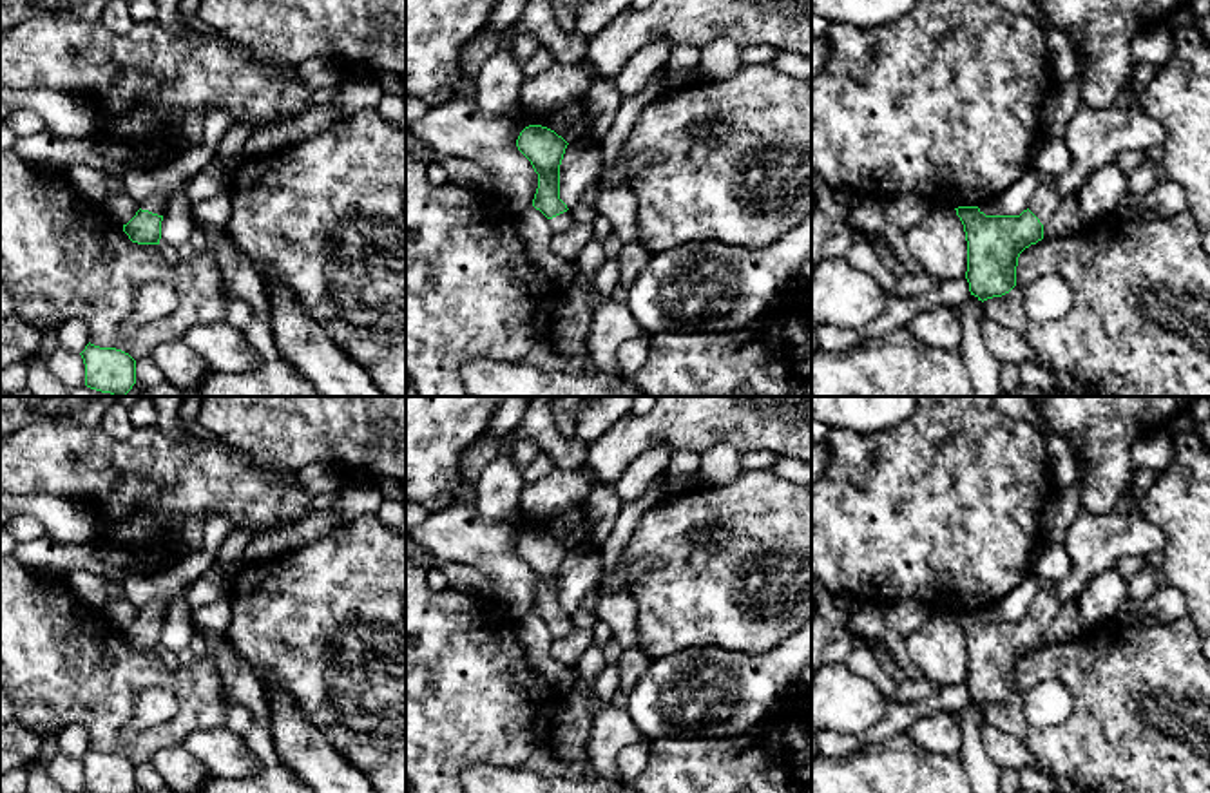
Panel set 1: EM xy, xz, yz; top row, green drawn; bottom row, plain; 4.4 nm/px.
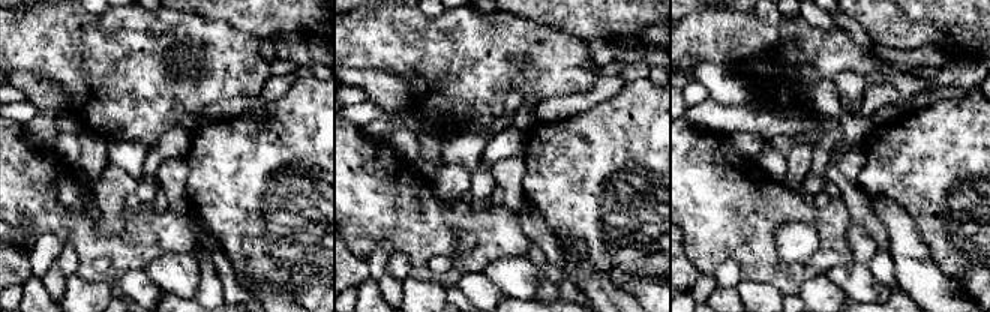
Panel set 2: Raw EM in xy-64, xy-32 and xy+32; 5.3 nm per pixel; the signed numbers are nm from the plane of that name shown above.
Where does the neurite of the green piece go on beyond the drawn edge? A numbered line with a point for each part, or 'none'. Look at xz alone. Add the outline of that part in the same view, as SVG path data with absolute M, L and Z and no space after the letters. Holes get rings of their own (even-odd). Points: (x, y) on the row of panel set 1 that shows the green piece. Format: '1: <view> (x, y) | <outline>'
1: xz (562, 221) | M563 212L552 219L549 219L552 234L563 232L574 225L571 212Z

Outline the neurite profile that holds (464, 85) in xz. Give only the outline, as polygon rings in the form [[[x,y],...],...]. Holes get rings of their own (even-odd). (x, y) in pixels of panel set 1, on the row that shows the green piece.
[[[456,72],[447,101],[456,101],[466,98],[476,98],[475,76],[466,76],[462,72]]]

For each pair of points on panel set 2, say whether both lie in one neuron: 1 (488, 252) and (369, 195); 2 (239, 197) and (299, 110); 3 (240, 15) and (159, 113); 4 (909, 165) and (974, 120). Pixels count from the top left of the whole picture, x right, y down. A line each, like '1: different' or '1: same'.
1: same
2: same
3: different
4: same

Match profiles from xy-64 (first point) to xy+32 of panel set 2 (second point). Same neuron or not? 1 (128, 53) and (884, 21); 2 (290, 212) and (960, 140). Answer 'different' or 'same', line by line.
1: different
2: same

